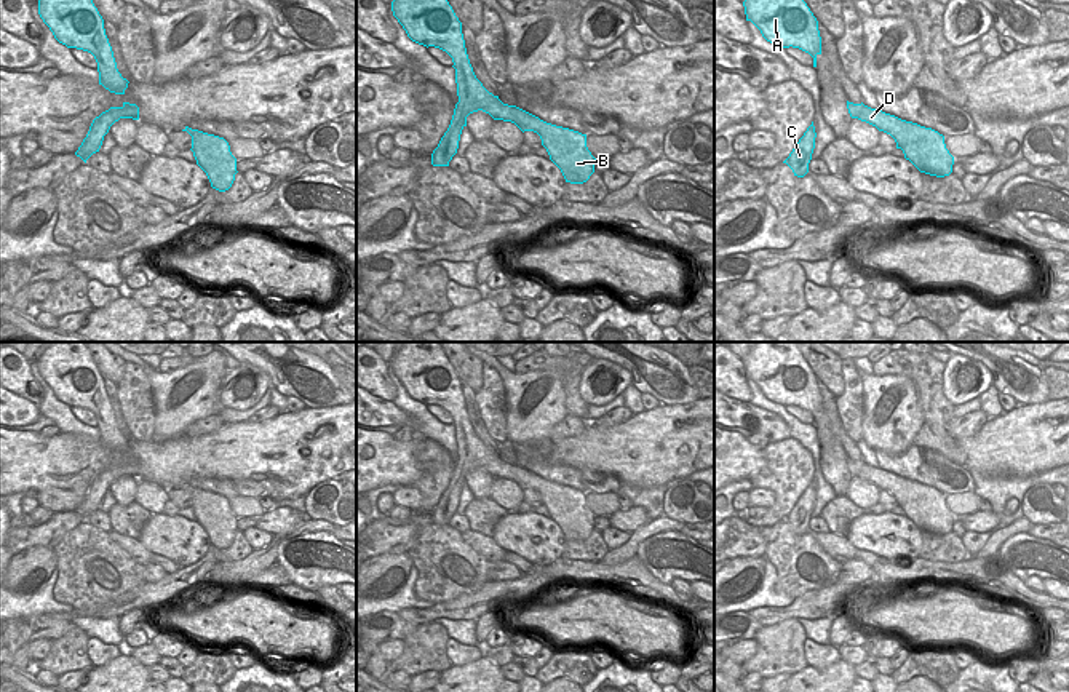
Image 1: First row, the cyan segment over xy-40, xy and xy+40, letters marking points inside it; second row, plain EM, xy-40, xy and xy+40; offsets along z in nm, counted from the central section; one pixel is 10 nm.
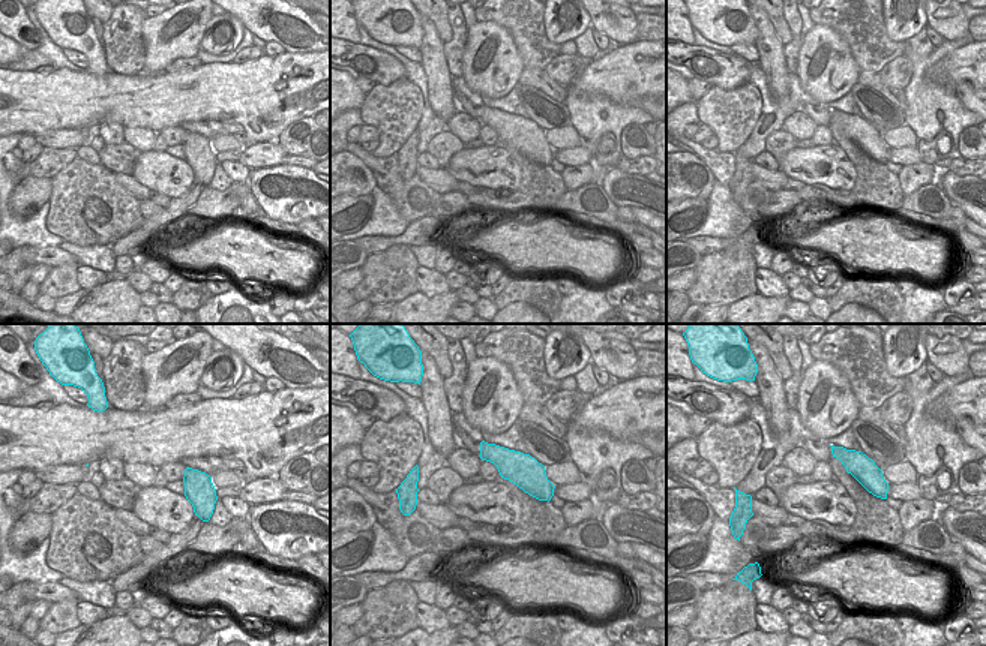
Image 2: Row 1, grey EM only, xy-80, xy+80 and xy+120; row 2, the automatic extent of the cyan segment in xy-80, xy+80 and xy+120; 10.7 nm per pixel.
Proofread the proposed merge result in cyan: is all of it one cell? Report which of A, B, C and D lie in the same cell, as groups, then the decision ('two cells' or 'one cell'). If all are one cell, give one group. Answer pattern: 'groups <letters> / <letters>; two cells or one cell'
groups A B C D; one cell

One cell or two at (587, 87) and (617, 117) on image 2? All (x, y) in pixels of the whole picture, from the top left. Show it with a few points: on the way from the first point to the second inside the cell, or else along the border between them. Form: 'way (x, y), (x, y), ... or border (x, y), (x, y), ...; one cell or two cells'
border (569, 86), (581, 98), (604, 95), (629, 105); two cells

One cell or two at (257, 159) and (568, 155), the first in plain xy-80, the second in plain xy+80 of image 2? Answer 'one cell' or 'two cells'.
one cell

